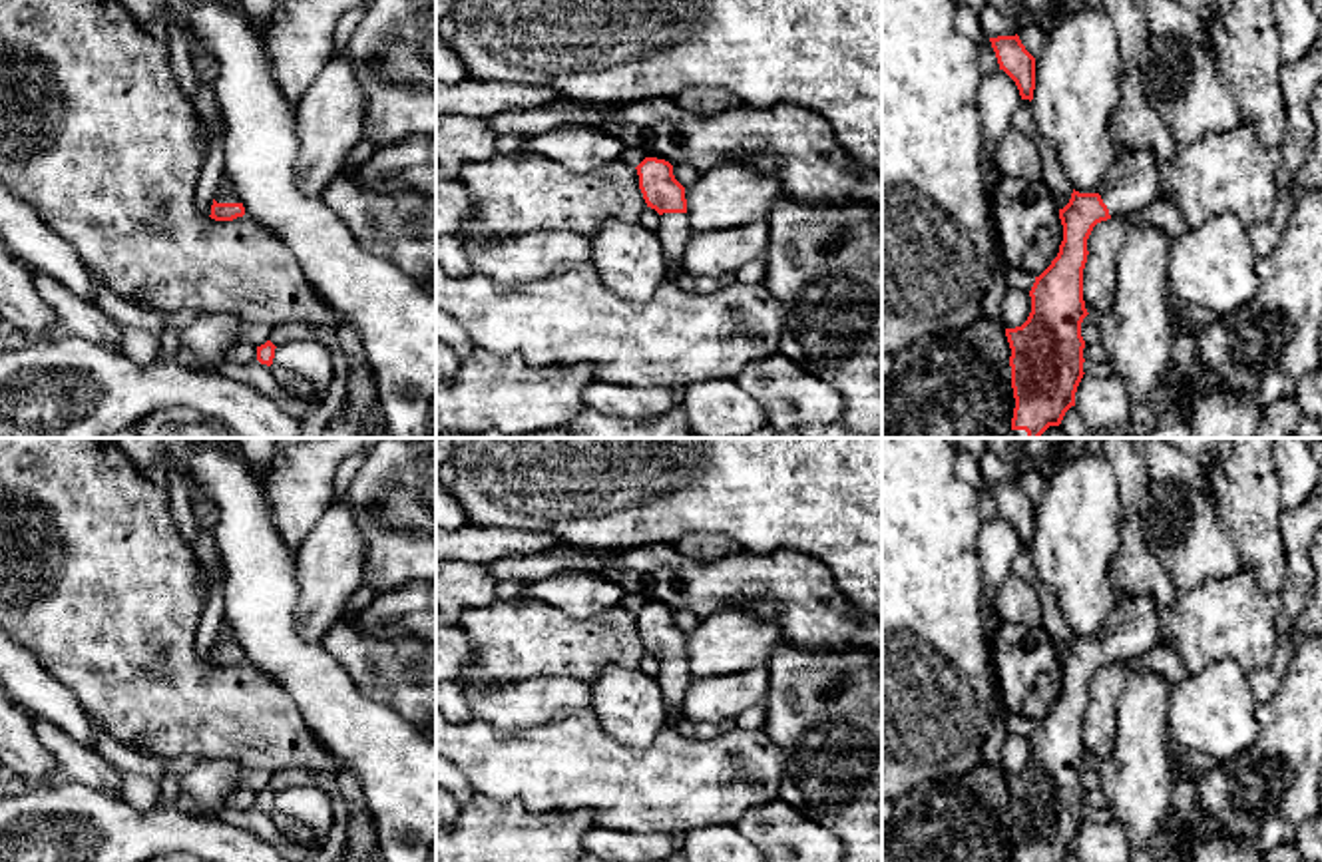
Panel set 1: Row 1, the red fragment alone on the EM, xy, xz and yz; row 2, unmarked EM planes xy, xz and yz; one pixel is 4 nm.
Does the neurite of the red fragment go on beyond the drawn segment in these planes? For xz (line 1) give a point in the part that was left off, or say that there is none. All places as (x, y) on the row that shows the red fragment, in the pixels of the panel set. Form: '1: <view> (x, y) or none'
1: xz (673, 231)

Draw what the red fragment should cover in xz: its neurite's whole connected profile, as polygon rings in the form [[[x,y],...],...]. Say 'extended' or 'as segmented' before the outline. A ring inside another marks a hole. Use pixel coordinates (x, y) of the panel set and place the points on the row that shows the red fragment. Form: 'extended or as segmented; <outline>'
extended; [[[645,157],[635,169],[647,207],[661,215],[657,237],[663,255],[681,259],[693,231],[687,217],[685,187],[675,179],[673,165],[665,159]]]

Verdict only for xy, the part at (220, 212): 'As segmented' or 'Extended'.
Extended

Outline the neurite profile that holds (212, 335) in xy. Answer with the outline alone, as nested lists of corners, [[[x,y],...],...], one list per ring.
[[[201,313],[193,324],[177,332],[177,350],[195,356],[189,368],[215,370],[239,338],[241,323],[233,313]]]

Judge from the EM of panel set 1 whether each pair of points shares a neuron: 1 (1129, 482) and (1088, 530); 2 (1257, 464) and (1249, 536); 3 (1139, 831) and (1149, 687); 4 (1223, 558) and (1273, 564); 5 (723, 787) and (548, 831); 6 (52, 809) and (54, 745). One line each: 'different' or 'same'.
1: different
2: same
3: same
4: different
5: different
6: different

